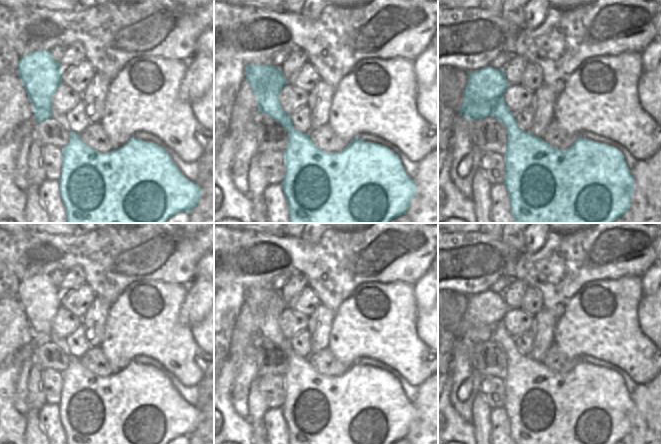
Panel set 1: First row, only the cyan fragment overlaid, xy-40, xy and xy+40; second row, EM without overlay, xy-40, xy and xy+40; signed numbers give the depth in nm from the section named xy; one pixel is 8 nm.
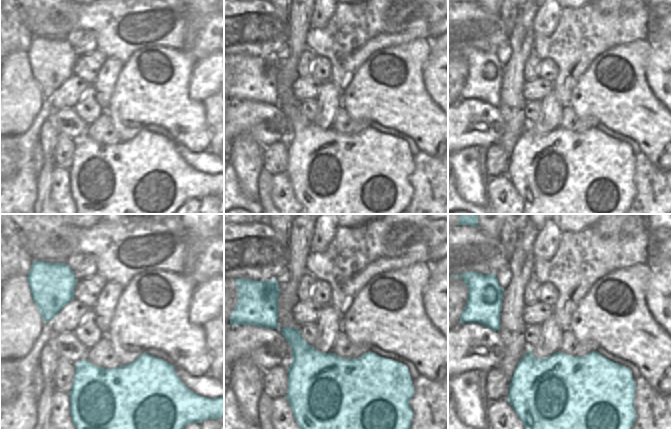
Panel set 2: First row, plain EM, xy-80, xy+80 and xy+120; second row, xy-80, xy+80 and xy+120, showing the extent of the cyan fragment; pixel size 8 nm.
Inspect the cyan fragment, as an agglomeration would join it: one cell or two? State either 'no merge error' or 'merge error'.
merge error

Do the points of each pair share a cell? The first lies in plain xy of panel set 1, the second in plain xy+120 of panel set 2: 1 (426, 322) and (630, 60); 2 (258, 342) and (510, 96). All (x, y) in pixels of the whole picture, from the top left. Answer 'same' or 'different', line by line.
1: different
2: different

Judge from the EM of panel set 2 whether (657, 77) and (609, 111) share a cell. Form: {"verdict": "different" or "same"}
{"verdict": "different"}

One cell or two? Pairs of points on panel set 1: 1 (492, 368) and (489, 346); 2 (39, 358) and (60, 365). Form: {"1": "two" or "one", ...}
{"1": "one", "2": "one"}

